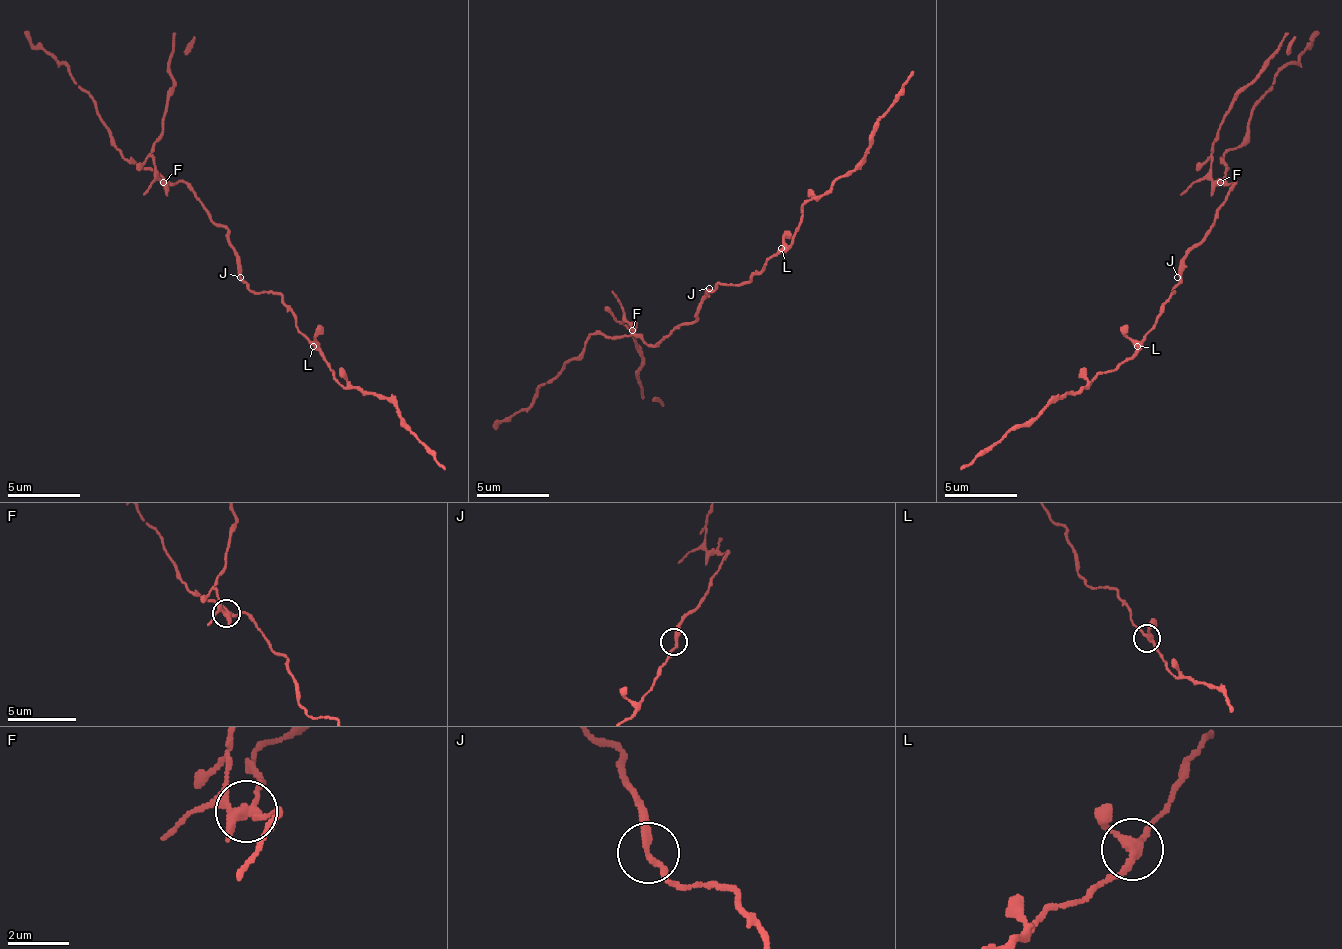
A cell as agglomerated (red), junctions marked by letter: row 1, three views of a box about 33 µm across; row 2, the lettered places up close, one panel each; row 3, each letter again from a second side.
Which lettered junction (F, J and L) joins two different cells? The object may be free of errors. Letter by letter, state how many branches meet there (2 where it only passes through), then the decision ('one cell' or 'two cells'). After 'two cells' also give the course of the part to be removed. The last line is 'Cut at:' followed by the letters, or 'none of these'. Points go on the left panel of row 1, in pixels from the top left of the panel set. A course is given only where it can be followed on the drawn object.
F: 3 | two cells | (164, 183), (157, 175), (153, 143), (171, 85), (168, 56), (193, 38)
J: 2 | one cell
L: 3 | one cell
Cut at: F

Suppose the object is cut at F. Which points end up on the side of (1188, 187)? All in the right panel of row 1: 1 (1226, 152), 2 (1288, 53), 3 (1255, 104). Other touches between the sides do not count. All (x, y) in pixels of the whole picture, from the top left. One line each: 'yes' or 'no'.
1: no
2: yes
3: no

